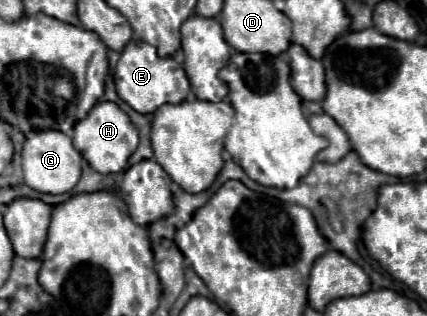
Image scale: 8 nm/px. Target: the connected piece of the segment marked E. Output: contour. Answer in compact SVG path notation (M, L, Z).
M131 40L115 68L115 88L121 100L125 100L139 114L153 114L163 104L179 104L189 94L189 80L181 64L173 58L159 58L157 50L145 42Z

